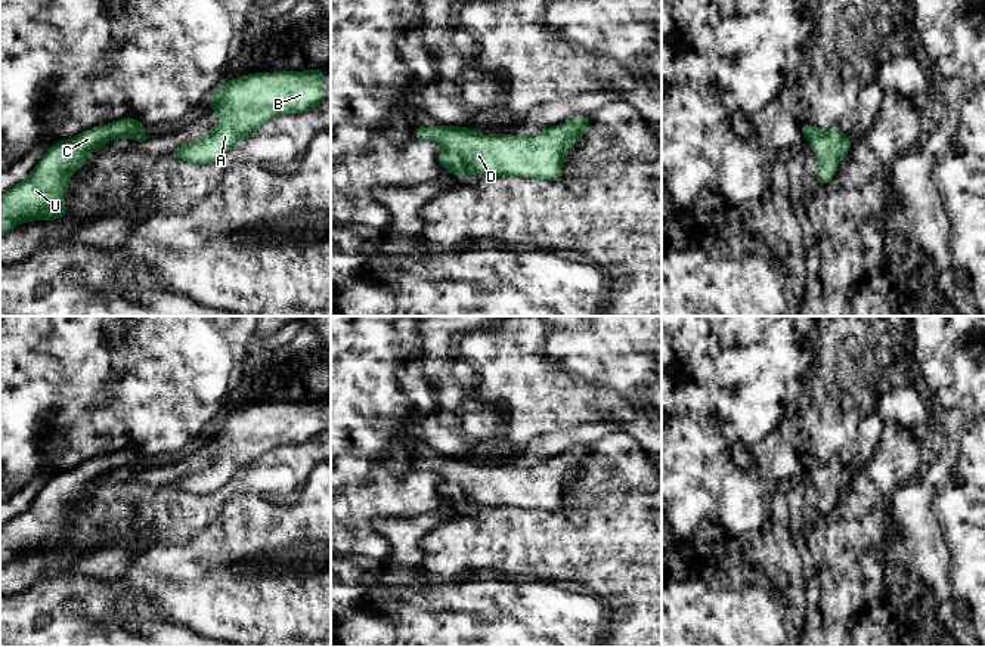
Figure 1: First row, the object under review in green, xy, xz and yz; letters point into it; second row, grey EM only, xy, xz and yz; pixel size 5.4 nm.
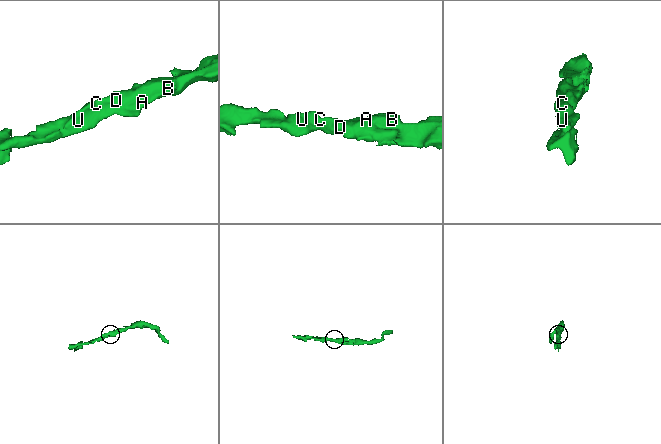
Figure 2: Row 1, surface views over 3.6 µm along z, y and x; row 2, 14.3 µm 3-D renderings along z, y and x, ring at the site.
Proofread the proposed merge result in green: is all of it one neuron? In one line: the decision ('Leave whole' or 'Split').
Leave whole

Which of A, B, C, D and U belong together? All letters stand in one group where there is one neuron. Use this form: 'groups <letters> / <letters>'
groups A B C D U

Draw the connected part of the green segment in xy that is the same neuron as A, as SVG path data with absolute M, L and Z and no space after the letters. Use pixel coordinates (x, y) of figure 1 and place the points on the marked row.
M323 66L304 71L273 71L247 74L230 81L224 81L211 93L208 111L216 109L220 121L201 139L173 146L171 157L207 165L217 161L229 149L235 148L244 137L255 133L264 120L284 114L300 114L320 103L323 97Z

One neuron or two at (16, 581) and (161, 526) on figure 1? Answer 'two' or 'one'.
one

